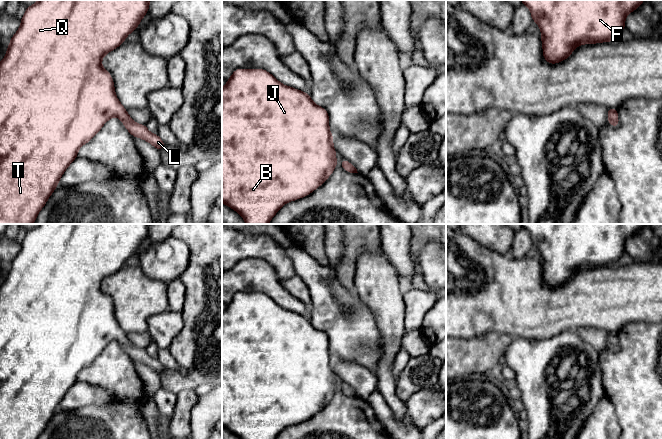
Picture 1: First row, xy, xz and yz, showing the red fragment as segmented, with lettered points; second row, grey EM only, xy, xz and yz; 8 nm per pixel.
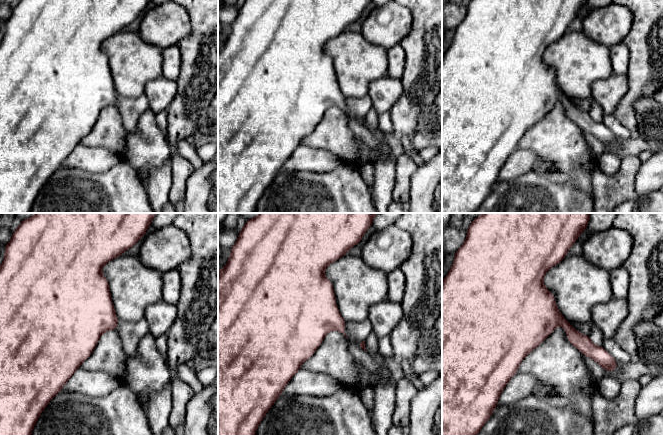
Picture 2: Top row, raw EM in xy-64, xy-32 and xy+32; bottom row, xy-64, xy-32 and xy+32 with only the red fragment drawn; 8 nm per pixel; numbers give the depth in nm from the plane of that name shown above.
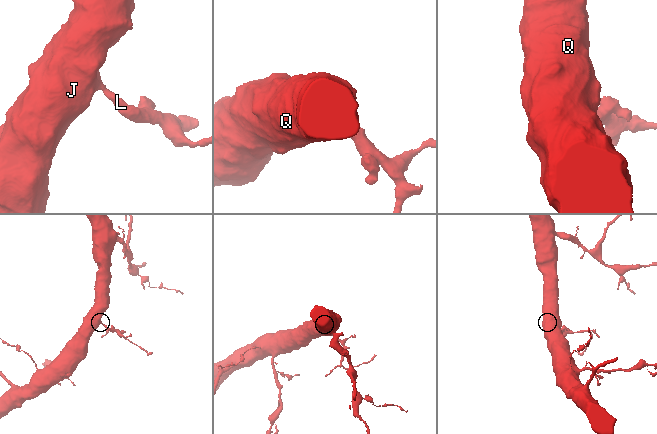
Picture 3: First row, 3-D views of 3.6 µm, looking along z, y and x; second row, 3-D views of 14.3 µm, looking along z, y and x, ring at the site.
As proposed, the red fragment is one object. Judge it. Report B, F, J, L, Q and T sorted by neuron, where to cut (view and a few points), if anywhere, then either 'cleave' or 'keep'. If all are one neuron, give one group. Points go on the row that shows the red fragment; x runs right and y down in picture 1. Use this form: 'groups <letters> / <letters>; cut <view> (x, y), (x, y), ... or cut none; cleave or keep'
groups B F J L Q T; cut none; keep

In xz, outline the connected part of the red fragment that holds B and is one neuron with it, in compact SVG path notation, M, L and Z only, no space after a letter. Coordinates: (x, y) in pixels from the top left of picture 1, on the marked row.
M236 69L222 88L222 203L238 212L246 224L268 224L287 202L303 198L322 185L336 167L336 150L329 130L327 111L316 105L303 91L281 84L264 69Z

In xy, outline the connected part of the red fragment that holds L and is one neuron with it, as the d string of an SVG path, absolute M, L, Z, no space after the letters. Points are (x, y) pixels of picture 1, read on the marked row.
M39 0L28 6L21 18L21 26L10 39L4 59L0 62L0 224L33 224L38 213L54 192L64 171L77 158L79 148L92 140L102 126L117 116L133 137L146 140L158 150L166 144L157 134L150 133L146 125L134 122L115 95L110 72L101 65L102 58L119 47L147 14L151 0Z

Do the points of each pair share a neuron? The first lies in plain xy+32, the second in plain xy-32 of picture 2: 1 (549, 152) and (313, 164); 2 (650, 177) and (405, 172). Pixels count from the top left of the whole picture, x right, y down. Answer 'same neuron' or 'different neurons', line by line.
1: different neurons
2: different neurons

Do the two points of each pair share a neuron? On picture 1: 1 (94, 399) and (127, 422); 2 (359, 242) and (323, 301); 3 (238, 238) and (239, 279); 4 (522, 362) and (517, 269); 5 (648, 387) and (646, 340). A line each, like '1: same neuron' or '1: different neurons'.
1: different neurons
2: different neurons
3: different neurons
4: different neurons
5: same neuron

